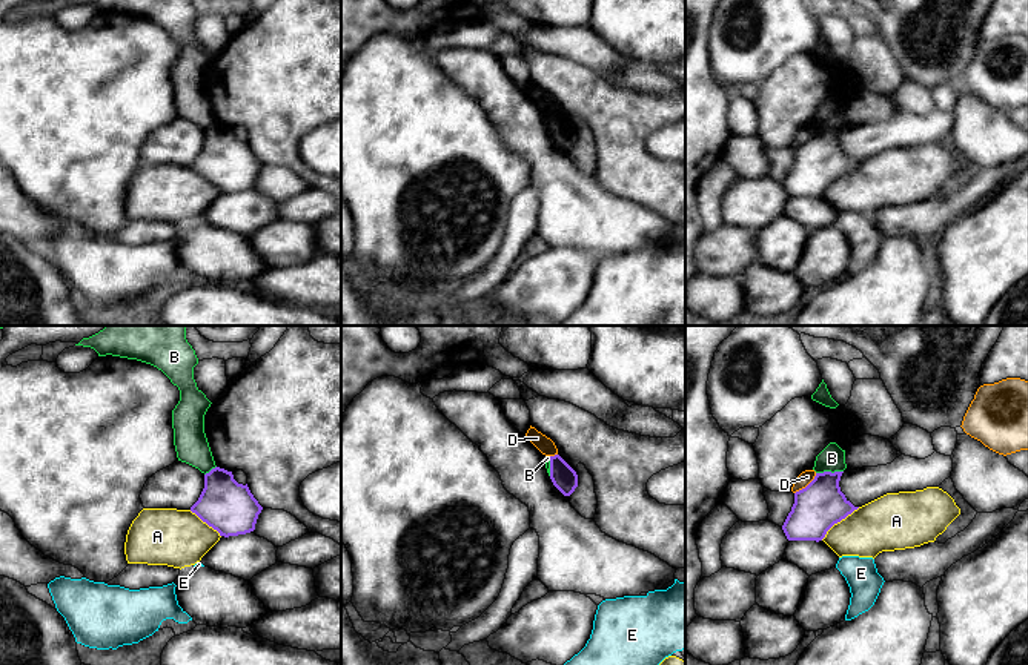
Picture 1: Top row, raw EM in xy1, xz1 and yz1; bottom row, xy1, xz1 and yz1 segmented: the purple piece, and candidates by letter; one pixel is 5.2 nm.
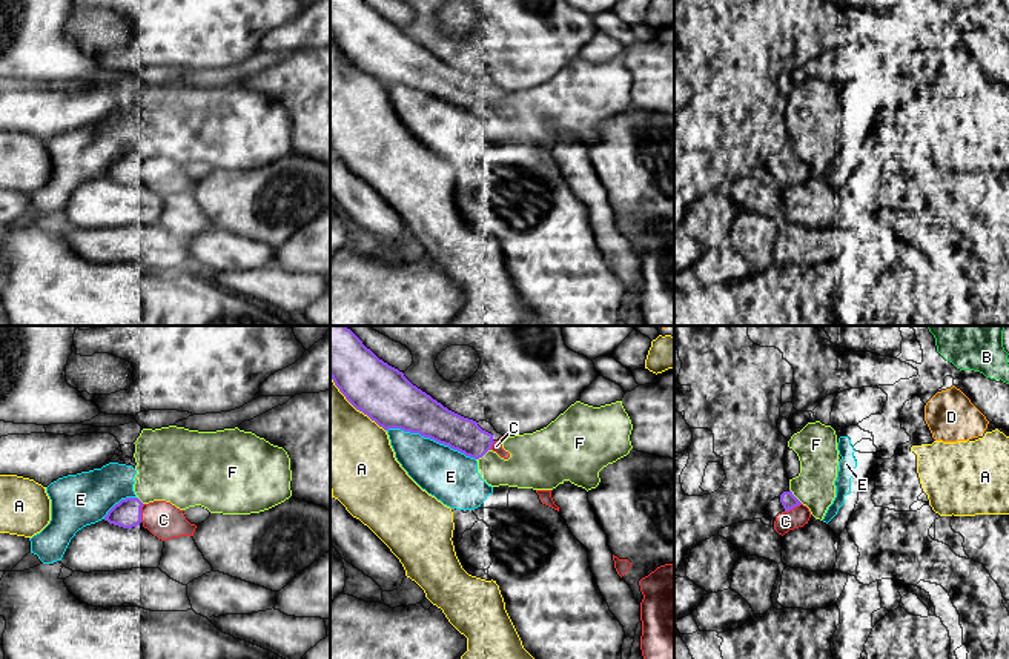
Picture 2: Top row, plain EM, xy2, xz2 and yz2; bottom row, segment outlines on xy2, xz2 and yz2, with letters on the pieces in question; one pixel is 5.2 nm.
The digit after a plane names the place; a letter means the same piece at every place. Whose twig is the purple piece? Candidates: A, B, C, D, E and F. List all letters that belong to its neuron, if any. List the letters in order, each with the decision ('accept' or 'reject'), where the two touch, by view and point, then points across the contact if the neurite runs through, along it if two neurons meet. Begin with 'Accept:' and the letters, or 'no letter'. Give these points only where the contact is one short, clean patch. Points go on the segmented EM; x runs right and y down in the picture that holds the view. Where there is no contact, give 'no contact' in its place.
Accept: C
A: reject; meets purple in yz1 at (839, 521)
B: reject; meets purple in yz1 at (829, 472); border along yz1 (842, 470), (816, 473)
C: accept; meets purple in xy2 at (140, 513)
D: reject; meets purple in yz1 at (807, 486)
E: reject; meets purple in xz2 at (430, 438)
F: reject; meets purple in yz2 at (794, 496)

